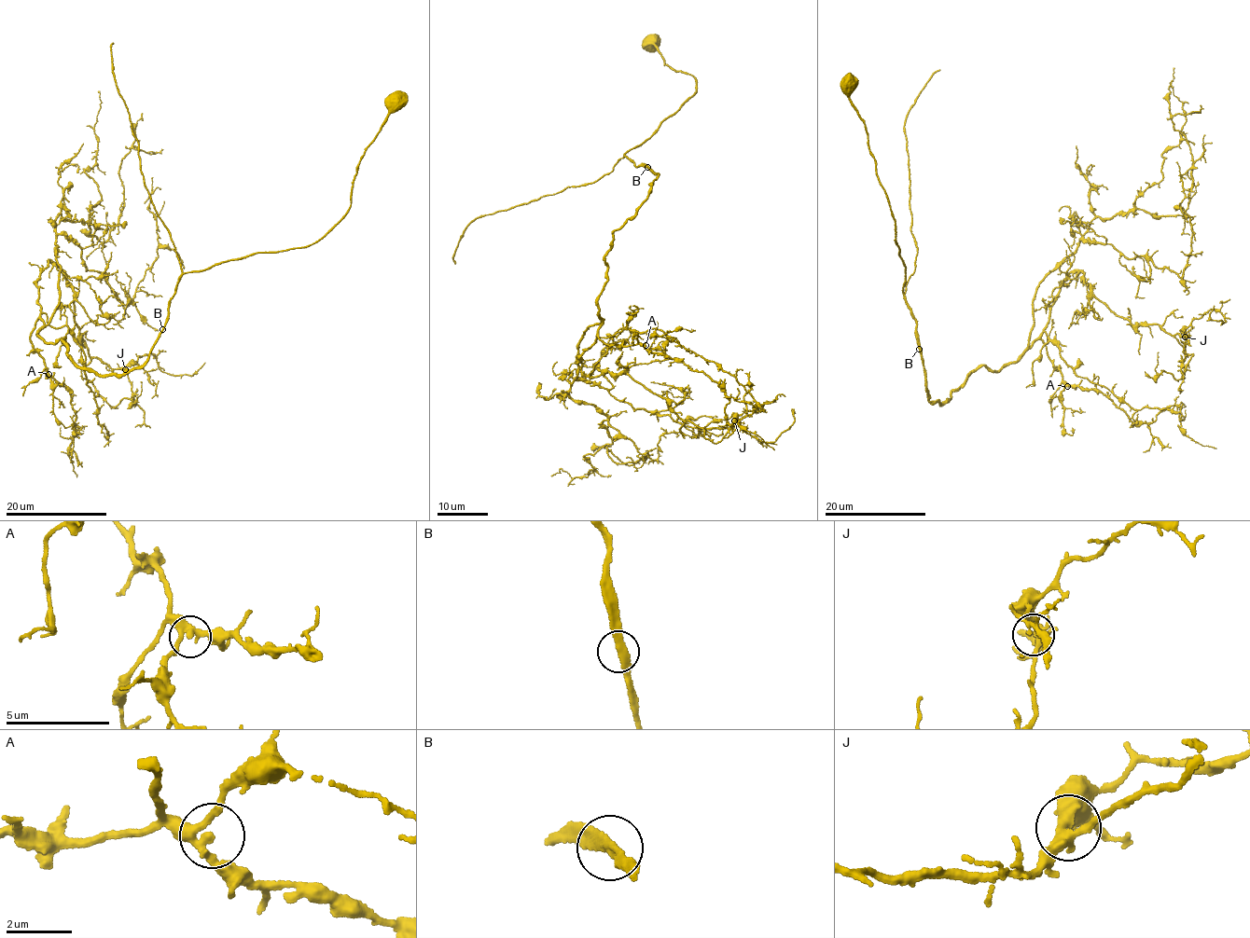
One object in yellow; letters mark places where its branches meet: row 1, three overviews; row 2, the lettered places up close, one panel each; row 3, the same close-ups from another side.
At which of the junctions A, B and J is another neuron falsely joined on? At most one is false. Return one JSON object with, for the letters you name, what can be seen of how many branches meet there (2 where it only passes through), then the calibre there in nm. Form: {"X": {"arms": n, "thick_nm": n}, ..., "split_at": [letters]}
{"split_at": []}

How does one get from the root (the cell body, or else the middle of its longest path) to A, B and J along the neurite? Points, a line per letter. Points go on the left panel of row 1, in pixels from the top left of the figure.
A: (393, 101), (334, 227), (187, 271), (122, 375), (76, 365), (37, 319), (48, 374)
B: (393, 101), (360, 160), (344, 218), (306, 246), (254, 253), (187, 271), (169, 303), (161, 329)
J: (393, 101), (344, 218), (306, 246), (187, 271), (124, 375), (36, 337), (48, 261), (90, 356), (125, 369)

